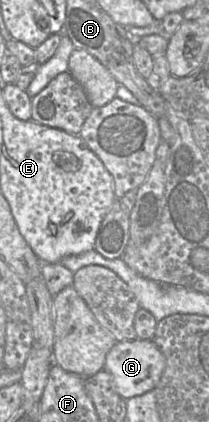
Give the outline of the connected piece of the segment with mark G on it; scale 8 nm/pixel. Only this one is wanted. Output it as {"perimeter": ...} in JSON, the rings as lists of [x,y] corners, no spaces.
{"perimeter":[[[134,339],[117,342],[107,353],[104,369],[111,375],[116,392],[124,399],[143,395],[156,388],[166,360],[152,340]]]}

